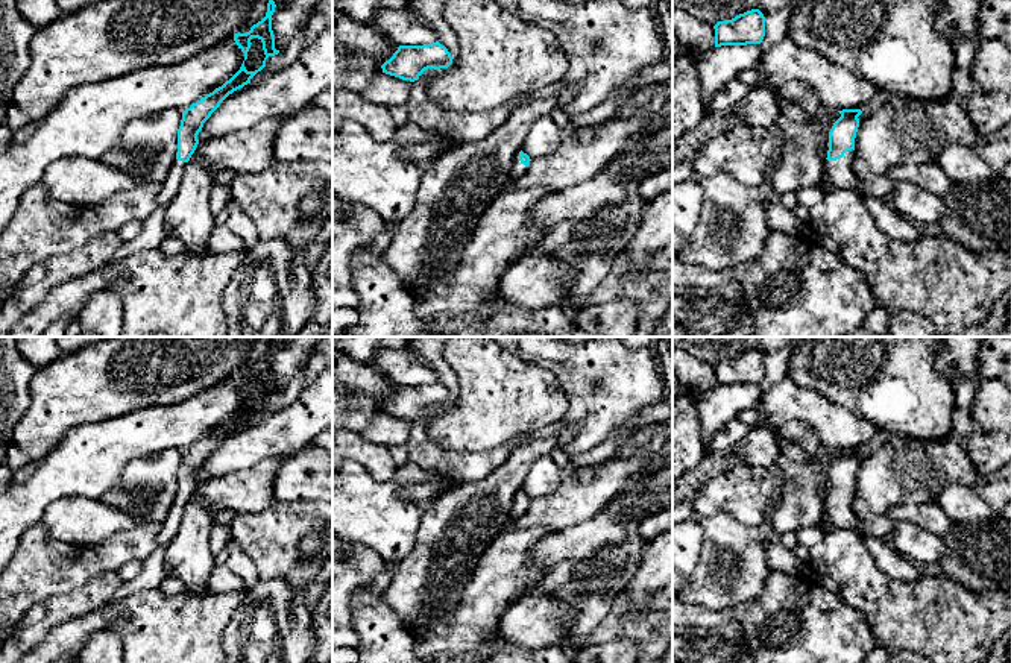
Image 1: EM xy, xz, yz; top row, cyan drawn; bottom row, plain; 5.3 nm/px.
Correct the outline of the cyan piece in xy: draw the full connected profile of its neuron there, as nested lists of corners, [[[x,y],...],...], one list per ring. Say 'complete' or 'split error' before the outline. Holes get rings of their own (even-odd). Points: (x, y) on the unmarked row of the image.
split error; [[[270,338],[267,343],[266,357],[254,364],[246,373],[235,373],[234,381],[238,388],[244,393],[244,401],[247,399],[247,391],[250,388],[250,379],[258,378],[263,382],[264,401],[263,405],[255,411],[247,411],[244,401],[240,410],[226,420],[222,426],[216,428],[213,432],[206,434],[190,448],[182,451],[181,466],[178,469],[178,492],[176,499],[170,508],[168,516],[159,525],[158,534],[155,539],[156,546],[167,546],[178,534],[185,504],[190,501],[194,493],[199,479],[197,475],[203,467],[203,463],[211,457],[211,454],[220,446],[220,443],[234,431],[250,423],[250,419],[266,407],[266,399],[275,396],[279,390],[275,388],[275,375],[272,370],[272,355],[275,352],[275,341]]]

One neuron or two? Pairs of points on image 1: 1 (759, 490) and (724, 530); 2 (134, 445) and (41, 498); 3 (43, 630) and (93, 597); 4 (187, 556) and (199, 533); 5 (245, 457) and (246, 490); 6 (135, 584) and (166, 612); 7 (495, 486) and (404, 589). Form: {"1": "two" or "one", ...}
{"1": "two", "2": "one", "3": "one", "4": "one", "5": "two", "6": "two", "7": "one"}

